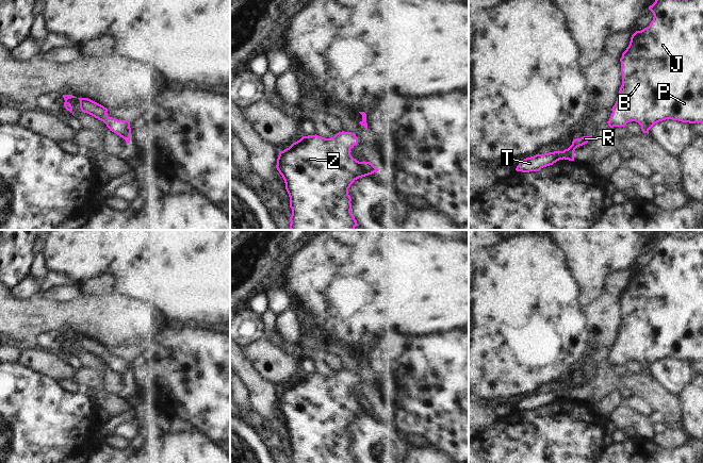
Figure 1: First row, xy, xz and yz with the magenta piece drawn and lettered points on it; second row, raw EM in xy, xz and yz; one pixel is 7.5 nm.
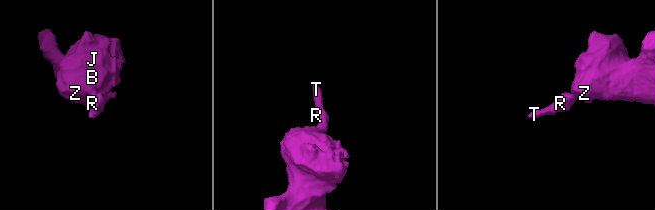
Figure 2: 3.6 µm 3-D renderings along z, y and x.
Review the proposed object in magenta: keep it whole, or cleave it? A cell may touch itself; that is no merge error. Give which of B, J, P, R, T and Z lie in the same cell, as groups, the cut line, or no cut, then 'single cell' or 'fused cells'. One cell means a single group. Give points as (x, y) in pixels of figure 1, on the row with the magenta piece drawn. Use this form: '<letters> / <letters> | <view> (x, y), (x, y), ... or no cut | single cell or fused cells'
B J P R T Z | no cut | single cell

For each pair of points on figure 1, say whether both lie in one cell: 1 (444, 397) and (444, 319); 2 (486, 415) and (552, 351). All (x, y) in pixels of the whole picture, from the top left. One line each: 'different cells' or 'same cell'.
1: different cells
2: different cells

